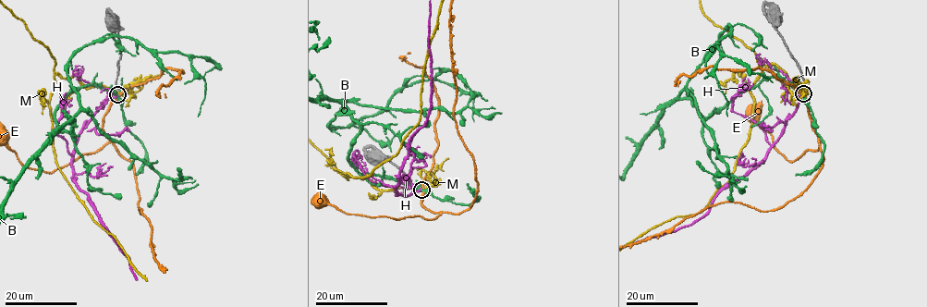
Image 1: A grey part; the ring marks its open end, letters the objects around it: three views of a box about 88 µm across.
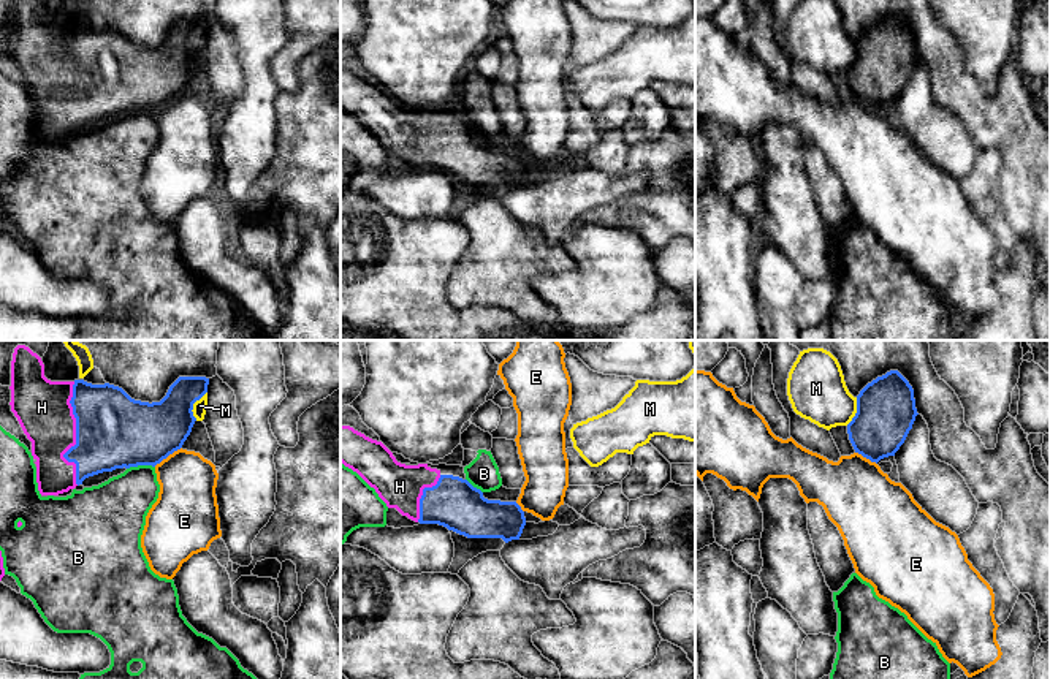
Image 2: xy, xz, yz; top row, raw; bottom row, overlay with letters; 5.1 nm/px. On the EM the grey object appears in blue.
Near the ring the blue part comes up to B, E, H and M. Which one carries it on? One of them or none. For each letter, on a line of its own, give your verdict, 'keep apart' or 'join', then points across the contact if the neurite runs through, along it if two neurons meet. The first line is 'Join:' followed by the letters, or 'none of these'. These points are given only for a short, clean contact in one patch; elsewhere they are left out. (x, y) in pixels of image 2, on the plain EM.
Join: H
B: keep apart; border along xy (154, 111), (130, 111), (127, 114)
E: keep apart; border along xy (181, 92), (154, 111)
H: join
M: keep apart

